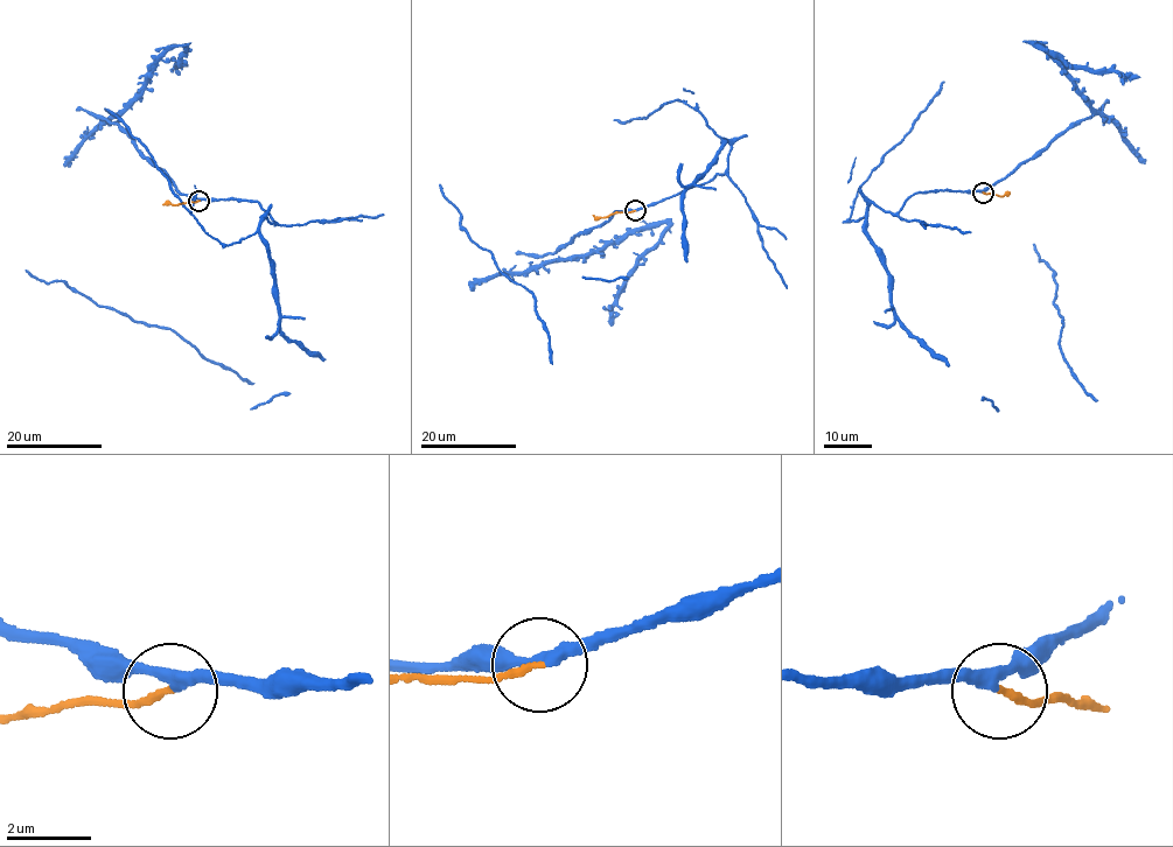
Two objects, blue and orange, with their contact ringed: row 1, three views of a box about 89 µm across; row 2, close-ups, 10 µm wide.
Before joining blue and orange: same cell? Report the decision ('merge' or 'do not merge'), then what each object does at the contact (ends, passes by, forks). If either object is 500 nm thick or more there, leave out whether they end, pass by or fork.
merge | blue passes by | orange ends

